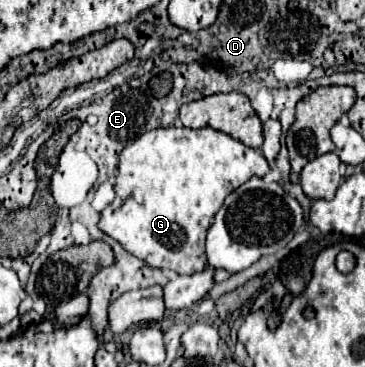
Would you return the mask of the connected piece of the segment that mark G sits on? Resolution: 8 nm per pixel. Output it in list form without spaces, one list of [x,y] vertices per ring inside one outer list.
[[[169,126],[145,132],[133,144],[125,146],[119,154],[115,196],[121,200],[111,212],[105,208],[99,218],[99,230],[115,238],[129,254],[141,258],[153,268],[167,268],[177,274],[193,274],[205,268],[205,234],[211,226],[211,218],[223,206],[223,200],[245,184],[251,176],[263,178],[269,172],[269,164],[261,150],[243,146],[239,140],[215,128],[191,130],[185,126]]]

